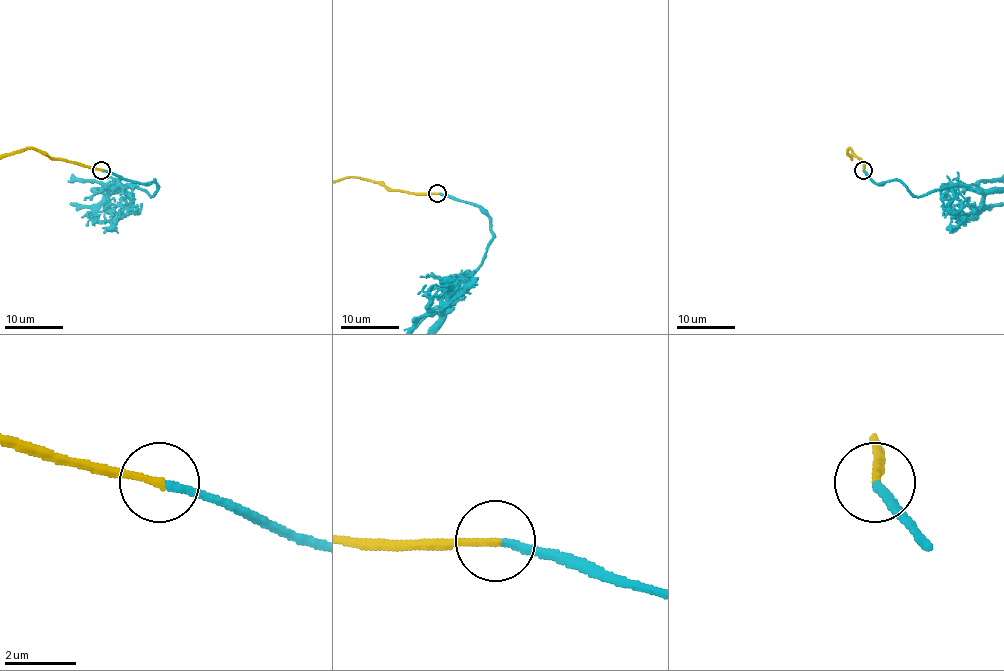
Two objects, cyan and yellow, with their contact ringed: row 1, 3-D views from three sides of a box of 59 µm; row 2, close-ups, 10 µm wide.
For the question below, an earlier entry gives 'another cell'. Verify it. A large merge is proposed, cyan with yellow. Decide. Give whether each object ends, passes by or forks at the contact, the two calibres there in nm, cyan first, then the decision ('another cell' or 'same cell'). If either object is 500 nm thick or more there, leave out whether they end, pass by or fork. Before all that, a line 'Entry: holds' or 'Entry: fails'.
Entry: fails
cyan ends | yellow ends | 220/220 nm | same cell

